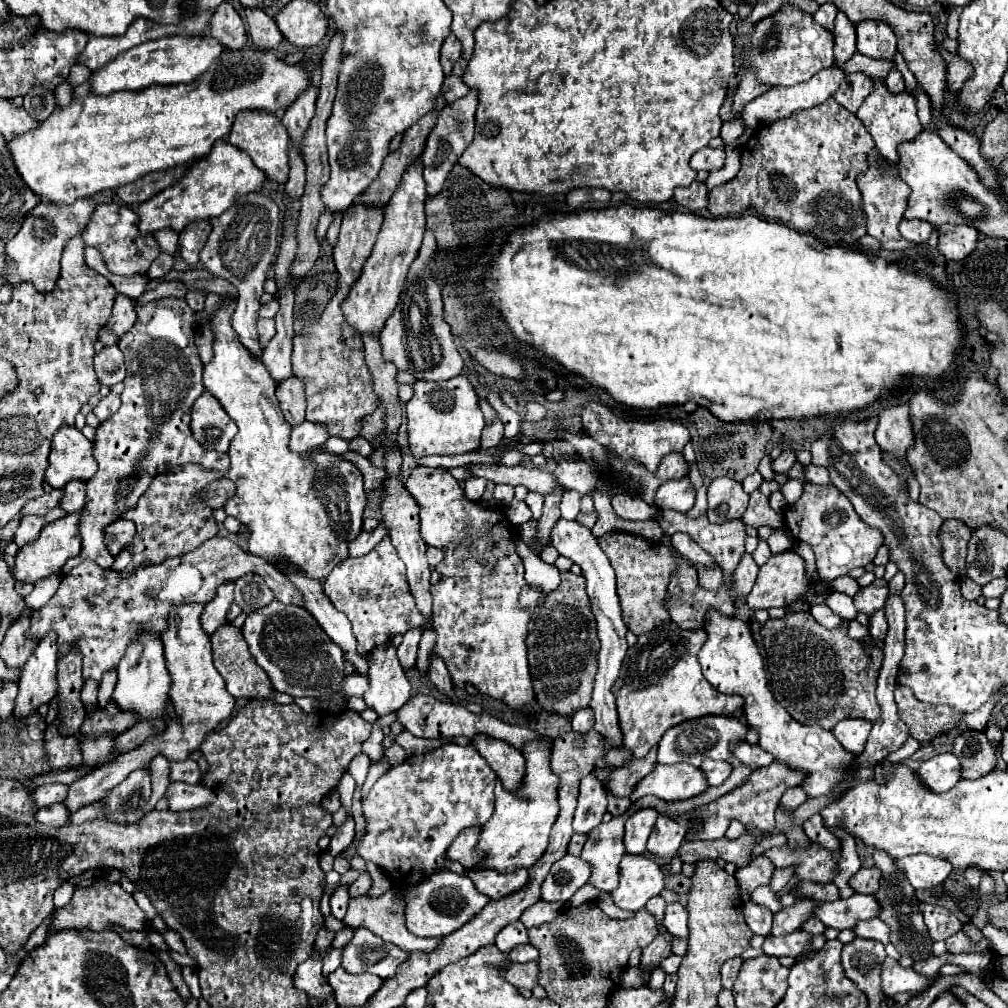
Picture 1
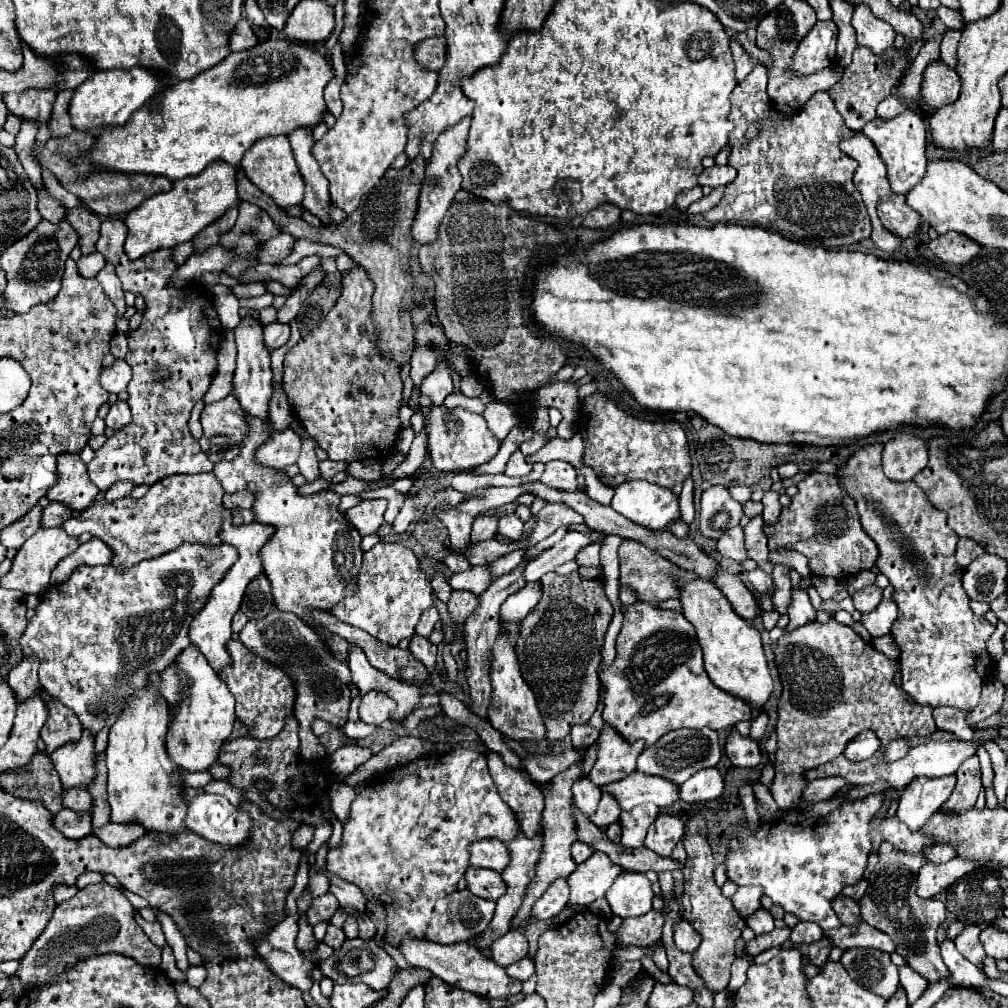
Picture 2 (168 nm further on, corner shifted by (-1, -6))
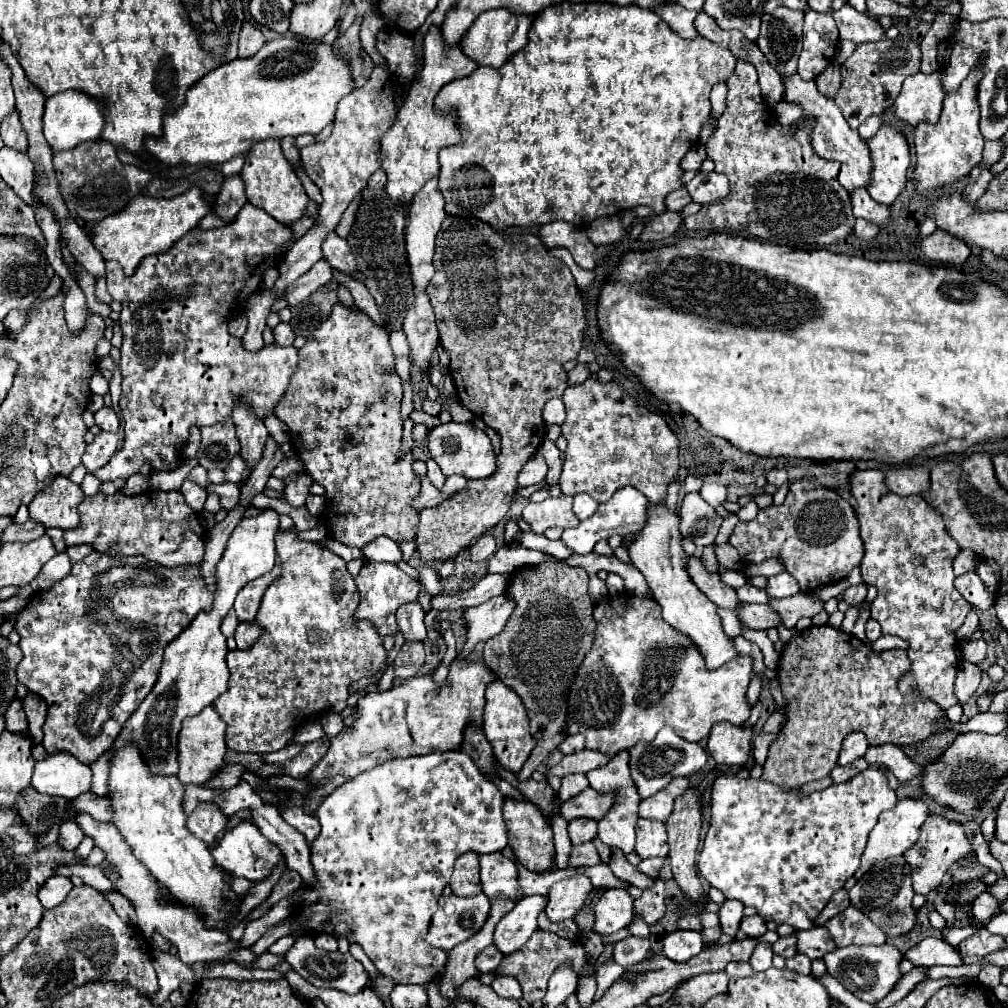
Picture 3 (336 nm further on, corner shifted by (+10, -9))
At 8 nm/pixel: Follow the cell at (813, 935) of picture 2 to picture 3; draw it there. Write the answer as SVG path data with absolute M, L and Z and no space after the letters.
M795 933L791 937L781 937L777 943L773 943L773 951L785 959L793 957L797 951L795 951Z

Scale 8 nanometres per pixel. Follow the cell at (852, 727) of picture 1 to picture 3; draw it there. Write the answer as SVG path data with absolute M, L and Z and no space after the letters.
M849 733L841 745L839 765L851 765L855 759L863 757L867 749L869 749L869 743L863 733Z

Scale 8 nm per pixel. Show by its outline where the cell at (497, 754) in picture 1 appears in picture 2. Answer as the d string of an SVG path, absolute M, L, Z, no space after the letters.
M488 752L486 758L488 758L490 774L494 778L494 784L502 800L520 818L524 834L532 838L540 828L540 818L542 818L542 808L544 808L542 788L534 780L530 780L526 772L506 766L500 754Z

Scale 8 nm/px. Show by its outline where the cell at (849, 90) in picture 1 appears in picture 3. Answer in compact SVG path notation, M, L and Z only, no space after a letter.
M899 35L895 39L879 39L875 43L857 45L853 55L841 65L843 89L837 93L835 103L843 111L851 129L857 129L869 115L879 115L893 105L897 99L903 81L909 75L919 73L921 67L921 51L919 43L907 35Z

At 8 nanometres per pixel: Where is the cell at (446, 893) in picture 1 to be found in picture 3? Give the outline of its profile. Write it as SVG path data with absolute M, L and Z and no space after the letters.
M483 893L475 897L451 895L451 903L447 905L443 903L445 899L447 897L441 899L441 907L431 919L429 943L439 949L451 951L457 943L463 943L481 931L481 927L489 917L491 903Z

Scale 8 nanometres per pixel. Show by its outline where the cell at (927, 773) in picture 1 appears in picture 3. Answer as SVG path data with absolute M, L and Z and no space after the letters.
M901 799L891 811L885 811L879 815L879 821L877 825L871 829L869 833L869 839L867 839L867 847L861 855L861 865L859 869L855 871L855 879L861 879L863 873L875 863L875 861L881 861L881 859L889 859L889 857L895 857L895 855L903 855L919 837L919 829L923 825L923 821L927 819L927 805L925 801L919 801L919 799Z

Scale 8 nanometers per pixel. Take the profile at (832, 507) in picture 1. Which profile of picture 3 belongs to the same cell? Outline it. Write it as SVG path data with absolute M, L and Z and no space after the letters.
M809 479L791 483L781 505L761 509L753 521L739 521L729 543L739 551L743 563L761 563L765 559L781 561L785 571L799 583L801 593L841 581L853 567L859 567L863 557L863 541L853 507L835 491Z

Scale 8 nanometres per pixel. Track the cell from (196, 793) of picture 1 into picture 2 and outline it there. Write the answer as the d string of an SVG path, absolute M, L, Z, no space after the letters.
M206 792L188 800L186 826L222 846L242 844L250 834L248 814L238 812L224 796Z

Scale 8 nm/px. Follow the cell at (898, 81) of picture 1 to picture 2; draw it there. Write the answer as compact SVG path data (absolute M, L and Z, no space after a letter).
M890 94L888 98L884 98L880 104L878 104L878 114L884 118L884 120L888 120L888 118L894 118L896 114L900 114L902 110L904 110L906 106L894 96L894 94Z

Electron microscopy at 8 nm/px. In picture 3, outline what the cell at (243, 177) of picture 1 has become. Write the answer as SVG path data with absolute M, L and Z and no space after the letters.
M197 187L173 199L153 199L141 195L129 201L129 205L125 205L125 209L121 209L119 213L97 221L91 227L89 237L105 261L115 259L121 263L127 275L133 275L143 257L169 251L169 247L173 247L173 243L185 233L195 229L209 211L211 205L201 197L201 189Z

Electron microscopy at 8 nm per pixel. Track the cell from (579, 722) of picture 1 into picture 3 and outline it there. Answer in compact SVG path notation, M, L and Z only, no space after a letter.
M569 735L569 737L565 737L563 743L559 745L559 751L561 751L563 755L569 755L569 753L573 753L573 751L581 751L583 747L585 747L585 737L581 737L581 735Z

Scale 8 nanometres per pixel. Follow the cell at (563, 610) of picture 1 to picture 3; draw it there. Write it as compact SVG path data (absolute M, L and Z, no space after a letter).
M551 555L537 565L515 569L507 587L507 595L515 601L513 615L503 633L485 643L483 659L487 667L521 697L529 715L529 733L537 741L529 761L517 775L519 781L527 781L537 765L567 737L563 727L569 685L593 641L595 621L587 583L589 577L581 567L571 567Z

